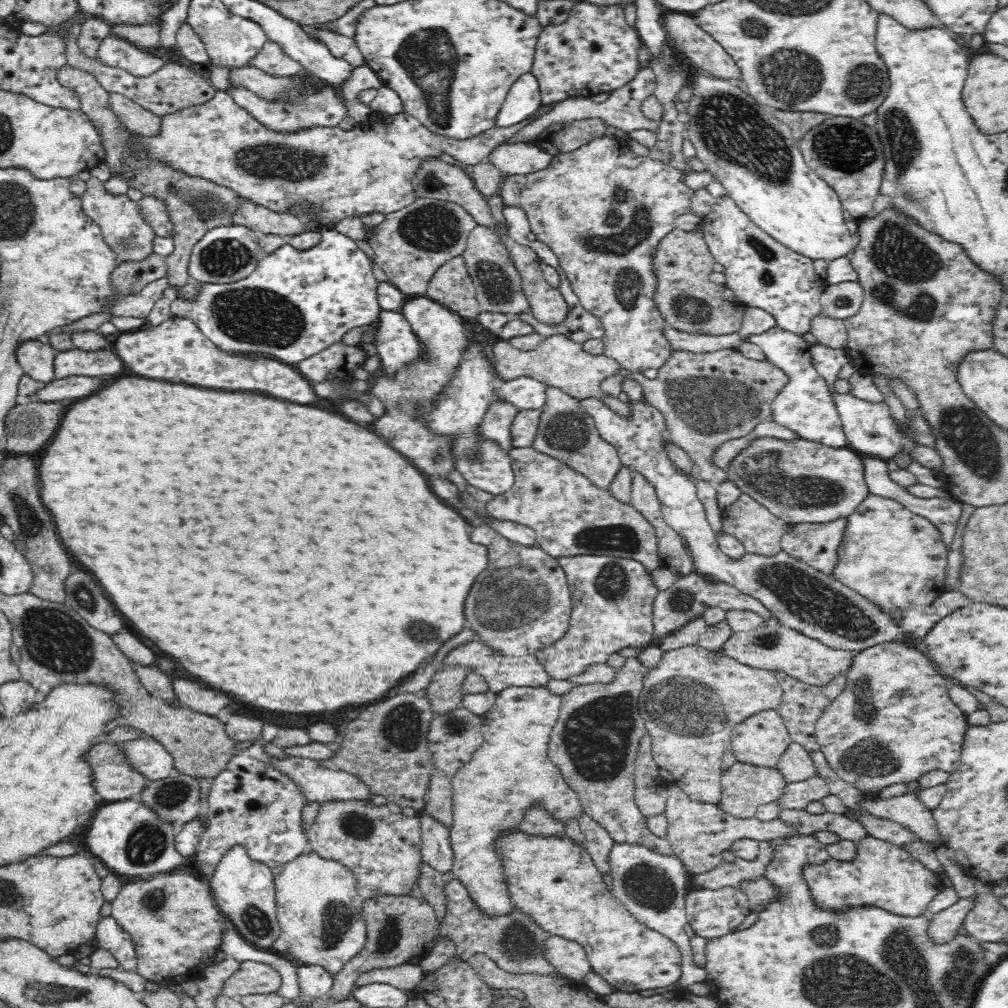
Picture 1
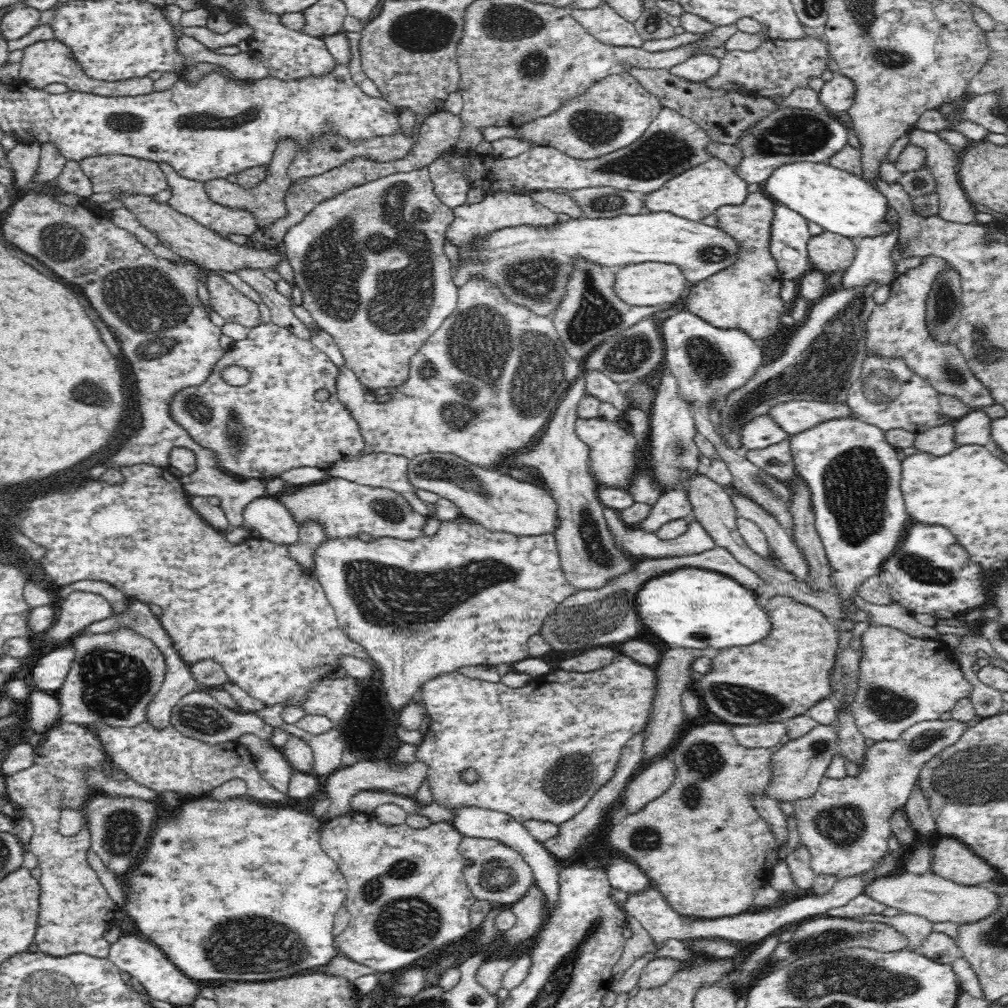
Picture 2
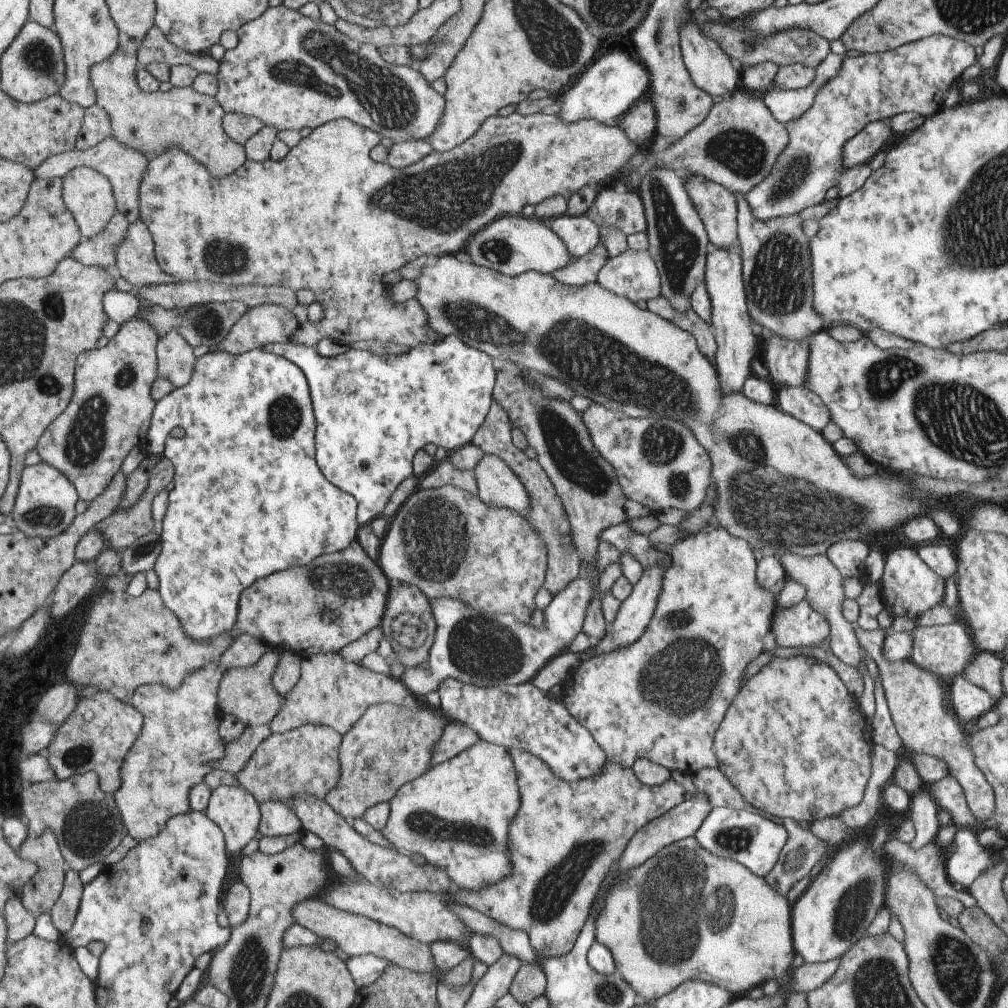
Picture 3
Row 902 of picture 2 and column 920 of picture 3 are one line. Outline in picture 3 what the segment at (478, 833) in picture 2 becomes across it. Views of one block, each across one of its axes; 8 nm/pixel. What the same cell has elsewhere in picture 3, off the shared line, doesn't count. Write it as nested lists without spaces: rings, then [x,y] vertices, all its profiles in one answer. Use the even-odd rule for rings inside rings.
[[[941,538],[939,544],[934,542],[918,545],[916,548],[919,558],[943,580],[956,574],[955,554],[947,542]]]

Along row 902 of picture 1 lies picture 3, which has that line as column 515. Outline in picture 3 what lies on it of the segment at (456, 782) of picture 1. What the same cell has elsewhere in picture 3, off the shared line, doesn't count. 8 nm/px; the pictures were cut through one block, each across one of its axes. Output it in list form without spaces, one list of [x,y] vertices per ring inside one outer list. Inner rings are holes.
[[[483,454],[471,469],[476,480],[476,495],[490,507],[509,509],[524,517],[528,494],[513,471],[495,455]]]

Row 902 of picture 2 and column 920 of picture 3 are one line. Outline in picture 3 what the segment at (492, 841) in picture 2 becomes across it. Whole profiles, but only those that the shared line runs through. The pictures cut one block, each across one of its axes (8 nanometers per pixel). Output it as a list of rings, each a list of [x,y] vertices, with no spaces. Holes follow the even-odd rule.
[[[439,256],[432,259],[429,264],[422,268],[420,274],[414,279],[417,290],[414,299],[421,305],[426,314],[426,321],[431,329],[438,332],[442,337],[445,335],[455,335],[461,342],[471,348],[486,352],[491,358],[502,358],[518,365],[522,370],[538,373],[540,376],[549,377],[570,387],[570,390],[578,395],[589,399],[591,403],[597,403],[606,409],[622,412],[625,416],[637,419],[661,418],[661,406],[663,406],[663,416],[671,420],[679,420],[689,428],[694,434],[697,442],[705,449],[710,460],[710,482],[715,486],[714,494],[716,499],[712,506],[713,520],[717,521],[731,536],[744,540],[753,550],[759,548],[762,556],[772,556],[779,558],[783,553],[791,553],[800,557],[812,557],[823,555],[826,550],[837,541],[845,539],[869,540],[873,533],[892,532],[897,527],[908,521],[909,518],[917,515],[928,514],[926,504],[935,503],[939,498],[933,495],[923,495],[913,493],[912,487],[904,481],[894,479],[879,479],[877,474],[864,479],[853,476],[849,469],[841,462],[833,447],[825,442],[820,432],[814,431],[800,420],[785,414],[773,405],[758,403],[742,395],[742,393],[724,393],[718,383],[716,369],[700,353],[697,348],[695,337],[689,332],[681,330],[678,326],[671,324],[662,316],[652,313],[647,309],[638,308],[635,303],[622,296],[610,293],[601,288],[596,282],[587,283],[581,286],[567,286],[551,275],[538,273],[537,271],[527,271],[517,276],[507,276],[497,271],[476,265],[471,262],[459,262],[455,256]]]

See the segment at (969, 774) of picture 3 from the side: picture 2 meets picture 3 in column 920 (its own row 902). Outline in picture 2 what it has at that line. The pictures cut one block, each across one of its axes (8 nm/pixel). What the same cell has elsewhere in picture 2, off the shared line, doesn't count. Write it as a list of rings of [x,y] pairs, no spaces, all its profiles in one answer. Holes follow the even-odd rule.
[[[724,721],[706,723],[692,726],[682,738],[678,740],[675,747],[669,747],[665,751],[664,757],[670,759],[676,768],[674,774],[674,783],[664,794],[650,801],[641,811],[630,813],[621,822],[610,826],[607,831],[608,846],[614,850],[627,856],[634,861],[643,871],[644,874],[651,880],[651,884],[655,886],[670,903],[670,906],[685,918],[699,919],[715,919],[729,917],[746,913],[755,909],[754,892],[758,888],[766,886],[770,879],[773,866],[779,861],[779,846],[776,843],[774,833],[770,831],[768,823],[758,814],[758,811],[753,805],[753,800],[756,797],[766,797],[767,788],[770,786],[772,775],[772,757],[774,754],[773,748],[746,748],[734,738],[731,725]]]

